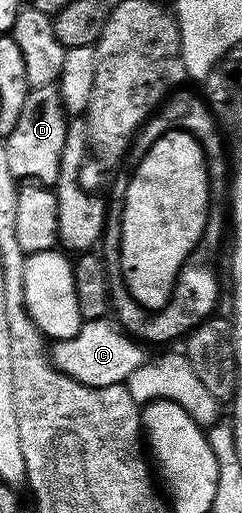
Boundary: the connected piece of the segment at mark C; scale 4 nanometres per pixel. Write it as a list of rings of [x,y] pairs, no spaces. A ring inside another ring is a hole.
[[[111,319],[84,321],[83,326],[77,331],[77,335],[73,335],[64,341],[55,341],[52,346],[49,349],[51,364],[56,369],[60,369],[65,375],[77,379],[77,383],[88,385],[89,387],[109,387],[110,385],[126,382],[127,377],[133,375],[133,371],[137,371],[137,367],[141,367],[145,360],[142,347],[129,334],[122,333],[111,322]]]

